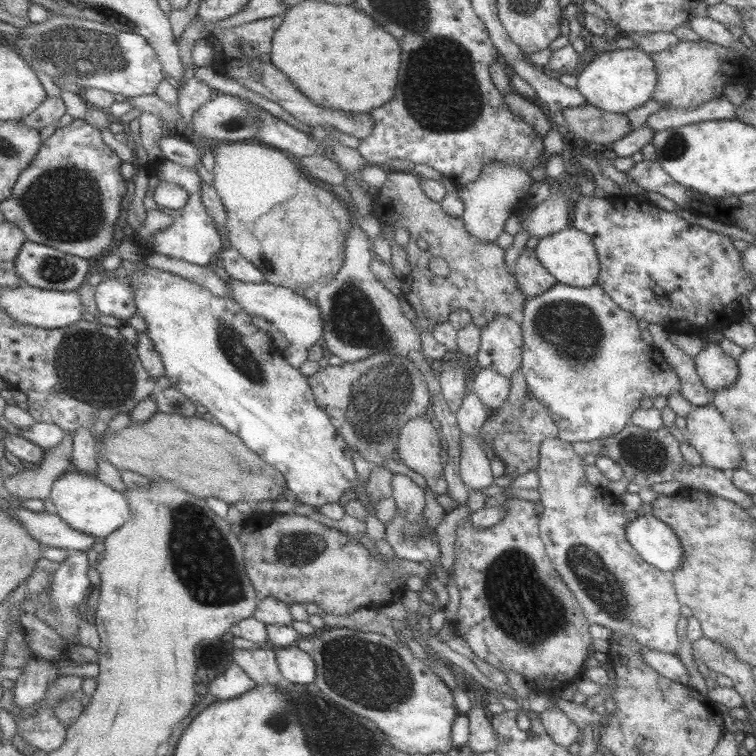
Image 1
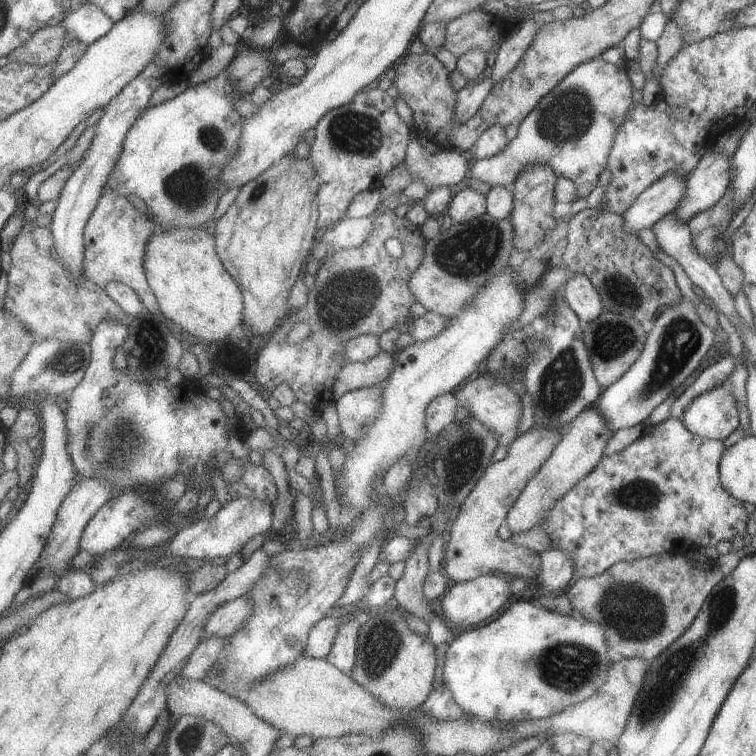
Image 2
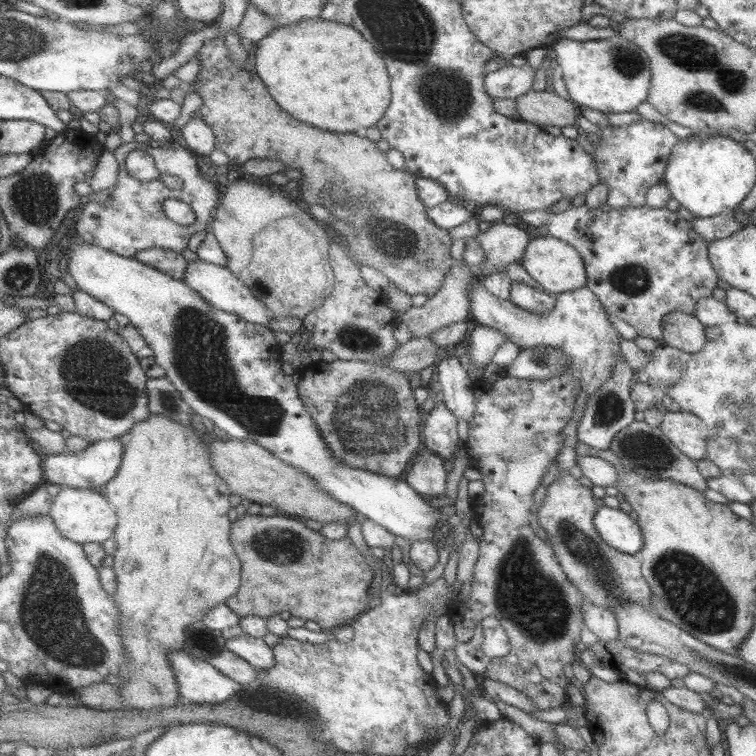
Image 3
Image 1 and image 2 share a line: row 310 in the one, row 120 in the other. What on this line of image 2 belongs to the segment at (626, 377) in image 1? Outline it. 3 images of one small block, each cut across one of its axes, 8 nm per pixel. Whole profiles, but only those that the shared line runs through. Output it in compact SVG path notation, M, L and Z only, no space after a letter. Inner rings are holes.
M601 56L579 64L559 80L558 84L538 101L532 112L517 124L519 131L516 138L509 141L502 152L493 157L474 159L471 178L477 178L491 187L502 185L509 188L514 186L517 178L529 167L547 165L558 179L572 180L577 186L579 198L586 198L599 185L600 173L607 168L615 134L622 128L630 112L637 107L632 99L633 94L634 88L626 66L606 62Z

